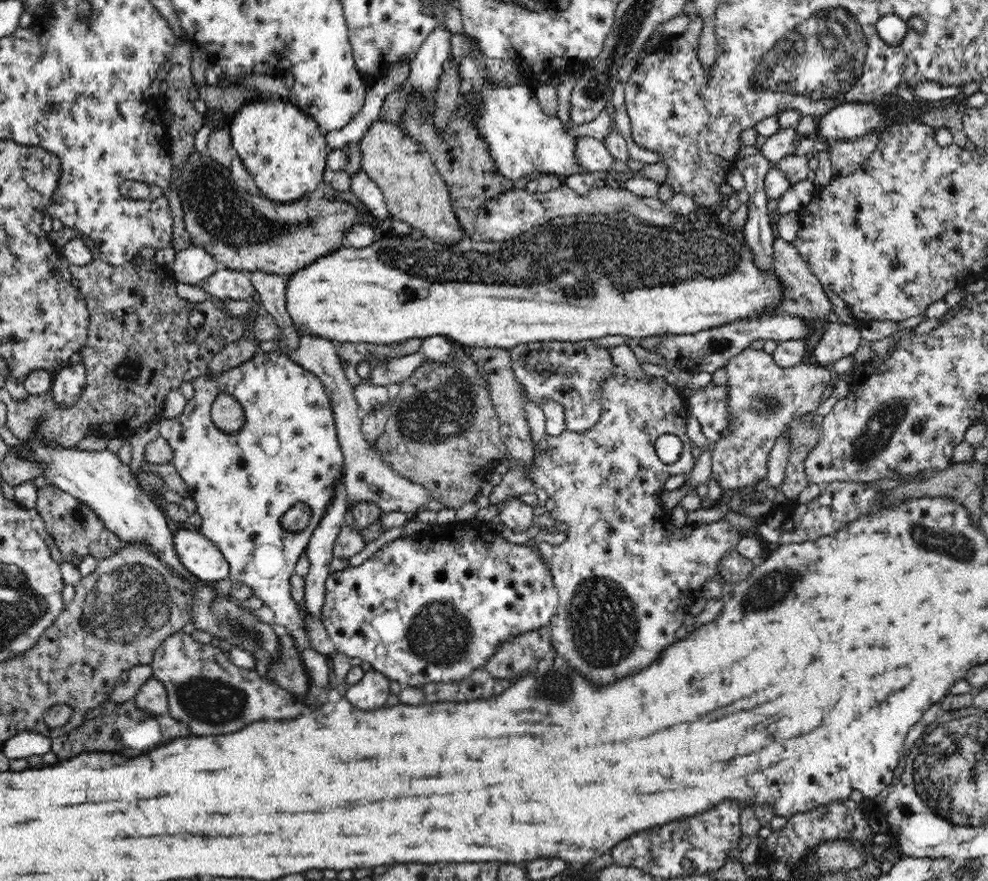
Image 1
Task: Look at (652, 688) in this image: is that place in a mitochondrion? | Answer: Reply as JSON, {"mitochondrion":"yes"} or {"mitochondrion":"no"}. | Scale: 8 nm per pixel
{"mitochondrion":"no"}

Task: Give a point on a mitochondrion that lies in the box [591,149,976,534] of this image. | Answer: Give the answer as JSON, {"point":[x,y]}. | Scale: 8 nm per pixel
{"point":[876,435]}

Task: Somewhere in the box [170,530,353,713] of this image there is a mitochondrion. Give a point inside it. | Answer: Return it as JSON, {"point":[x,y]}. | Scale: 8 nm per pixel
{"point":[225,619]}

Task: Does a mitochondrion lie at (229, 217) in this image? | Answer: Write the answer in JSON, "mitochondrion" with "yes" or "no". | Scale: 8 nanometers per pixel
{"mitochondrion":"yes"}

